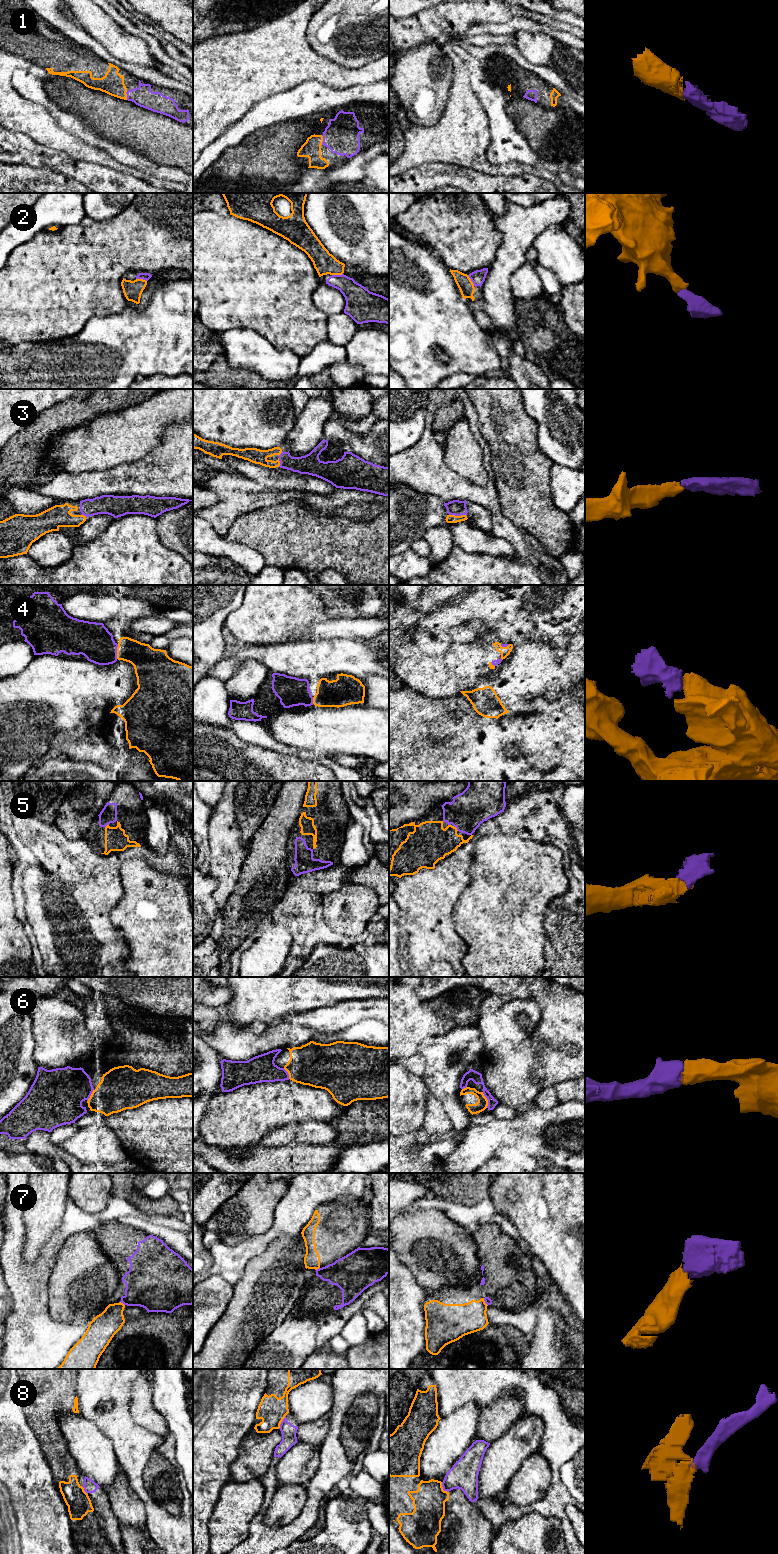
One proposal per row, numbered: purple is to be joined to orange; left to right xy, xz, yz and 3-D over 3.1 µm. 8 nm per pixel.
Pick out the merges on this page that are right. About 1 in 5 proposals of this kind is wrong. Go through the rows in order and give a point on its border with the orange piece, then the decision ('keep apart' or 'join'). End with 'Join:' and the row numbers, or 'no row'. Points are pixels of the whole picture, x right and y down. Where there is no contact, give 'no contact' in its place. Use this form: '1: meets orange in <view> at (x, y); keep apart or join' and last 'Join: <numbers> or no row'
1: meets orange in xy at (126, 95); join
2: meets orange in xy at (141, 279); join
3: meets orange in yz at (458, 516); join
4: meets orange in xy at (117, 651); join
5: meets orange in yz at (456, 828); join
6: meets orange in yz at (487, 1100); join
7: meets orange in xy at (122, 1303); keep apart
8: meets orange in xz at (281, 1421); keep apart
Join: 1, 2, 3, 4, 5, 6

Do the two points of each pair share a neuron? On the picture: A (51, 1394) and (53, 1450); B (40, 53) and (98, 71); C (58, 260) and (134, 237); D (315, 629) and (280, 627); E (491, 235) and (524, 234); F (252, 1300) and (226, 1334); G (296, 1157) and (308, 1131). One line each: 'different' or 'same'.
A: same
B: same
C: same
D: different
E: different
F: same
G: different

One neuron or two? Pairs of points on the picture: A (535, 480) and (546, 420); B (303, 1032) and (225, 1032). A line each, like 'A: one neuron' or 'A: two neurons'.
A: two neurons
B: one neuron

